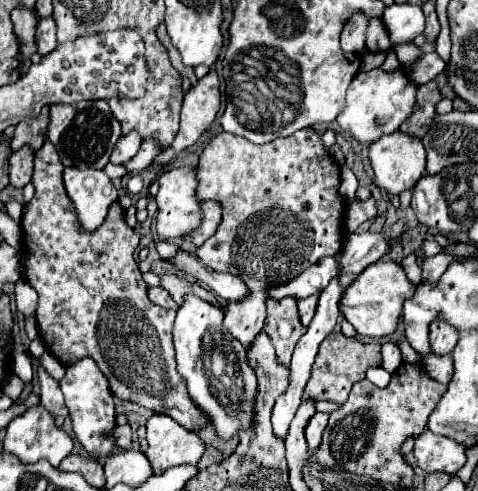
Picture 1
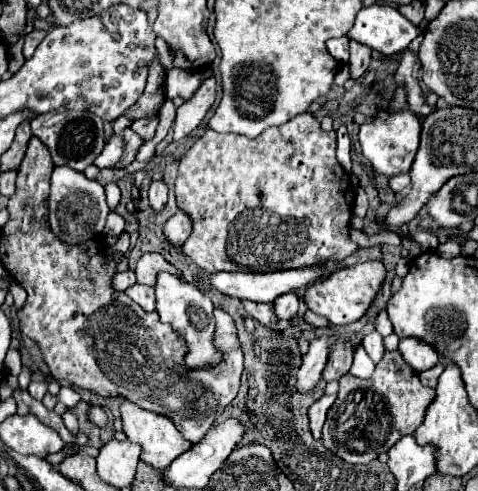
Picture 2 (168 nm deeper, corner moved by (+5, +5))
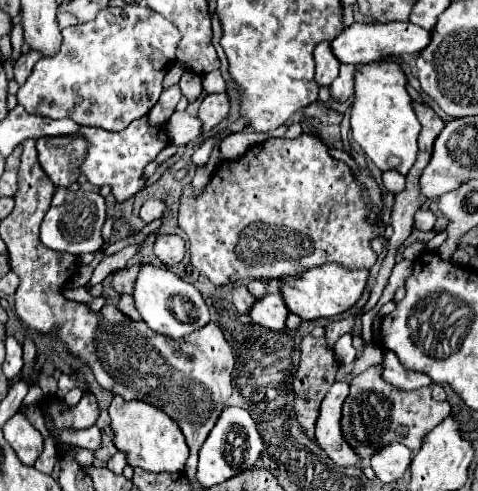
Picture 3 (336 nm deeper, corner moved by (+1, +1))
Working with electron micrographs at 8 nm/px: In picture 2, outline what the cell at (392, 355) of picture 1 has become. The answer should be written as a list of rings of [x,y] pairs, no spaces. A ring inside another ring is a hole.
[[[375,330],[363,336],[361,346],[365,348],[365,352],[369,354],[369,358],[373,362],[379,362],[383,358],[383,354],[385,354],[385,350],[383,350],[383,336],[379,332],[375,332]]]

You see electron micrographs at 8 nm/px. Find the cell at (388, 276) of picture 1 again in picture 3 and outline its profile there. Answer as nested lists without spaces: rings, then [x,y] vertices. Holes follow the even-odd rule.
[[[325,264],[307,270],[301,278],[283,278],[281,296],[289,306],[289,312],[301,316],[303,320],[335,318],[347,312],[361,298],[369,280],[369,270],[347,270],[339,264]]]

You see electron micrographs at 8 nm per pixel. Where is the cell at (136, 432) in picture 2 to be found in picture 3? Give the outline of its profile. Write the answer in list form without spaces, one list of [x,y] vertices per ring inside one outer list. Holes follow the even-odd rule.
[[[113,396],[109,406],[111,428],[115,432],[115,446],[127,452],[129,466],[139,466],[149,472],[183,472],[189,458],[189,448],[181,436],[179,426],[161,410],[147,406],[145,402],[125,402],[121,396]]]

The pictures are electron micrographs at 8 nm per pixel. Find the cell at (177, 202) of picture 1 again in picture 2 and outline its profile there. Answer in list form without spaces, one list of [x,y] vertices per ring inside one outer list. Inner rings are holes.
[[[151,182],[149,204],[155,214],[159,214],[163,210],[163,204],[167,204],[167,192],[169,192],[169,188],[165,182]]]

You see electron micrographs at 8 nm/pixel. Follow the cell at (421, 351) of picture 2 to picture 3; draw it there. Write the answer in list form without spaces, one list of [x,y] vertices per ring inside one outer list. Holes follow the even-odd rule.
[[[389,350],[383,354],[383,378],[387,382],[391,382],[395,388],[401,390],[415,390],[421,386],[431,386],[431,378],[427,374],[415,372],[415,370],[405,370],[405,366],[401,366],[401,362],[397,362],[397,356],[393,356]]]

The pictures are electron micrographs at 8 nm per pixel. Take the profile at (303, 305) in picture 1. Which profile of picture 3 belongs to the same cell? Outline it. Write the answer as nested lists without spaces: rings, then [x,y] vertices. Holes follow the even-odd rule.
[[[267,294],[265,298],[257,300],[251,308],[253,322],[269,328],[269,330],[283,330],[285,320],[289,316],[289,308],[279,294]]]

